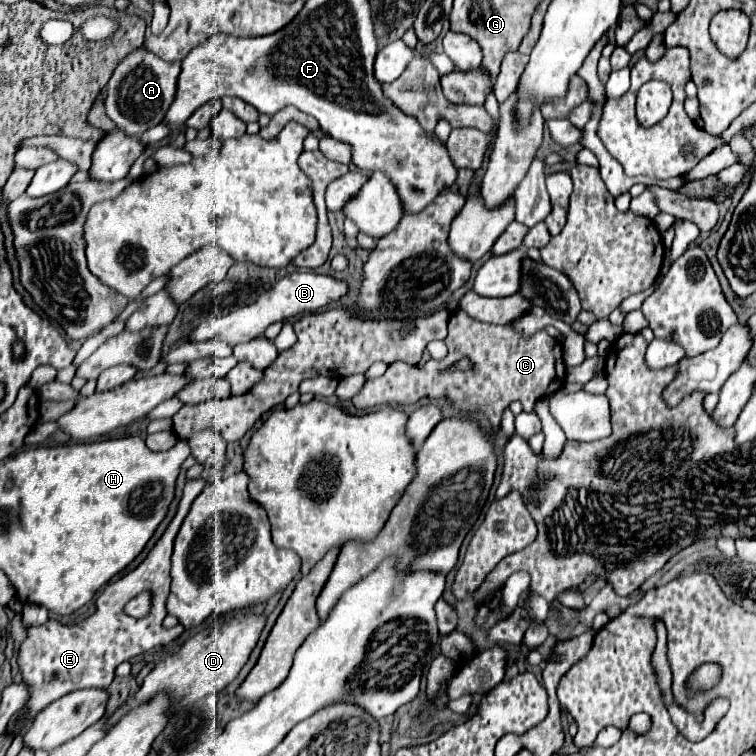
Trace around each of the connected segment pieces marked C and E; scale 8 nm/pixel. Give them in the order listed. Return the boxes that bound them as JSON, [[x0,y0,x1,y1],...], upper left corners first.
[[353,310,565,432],[7,478,205,736]]

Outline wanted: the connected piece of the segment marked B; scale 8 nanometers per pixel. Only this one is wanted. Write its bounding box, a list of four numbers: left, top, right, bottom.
[189,272,349,346]

